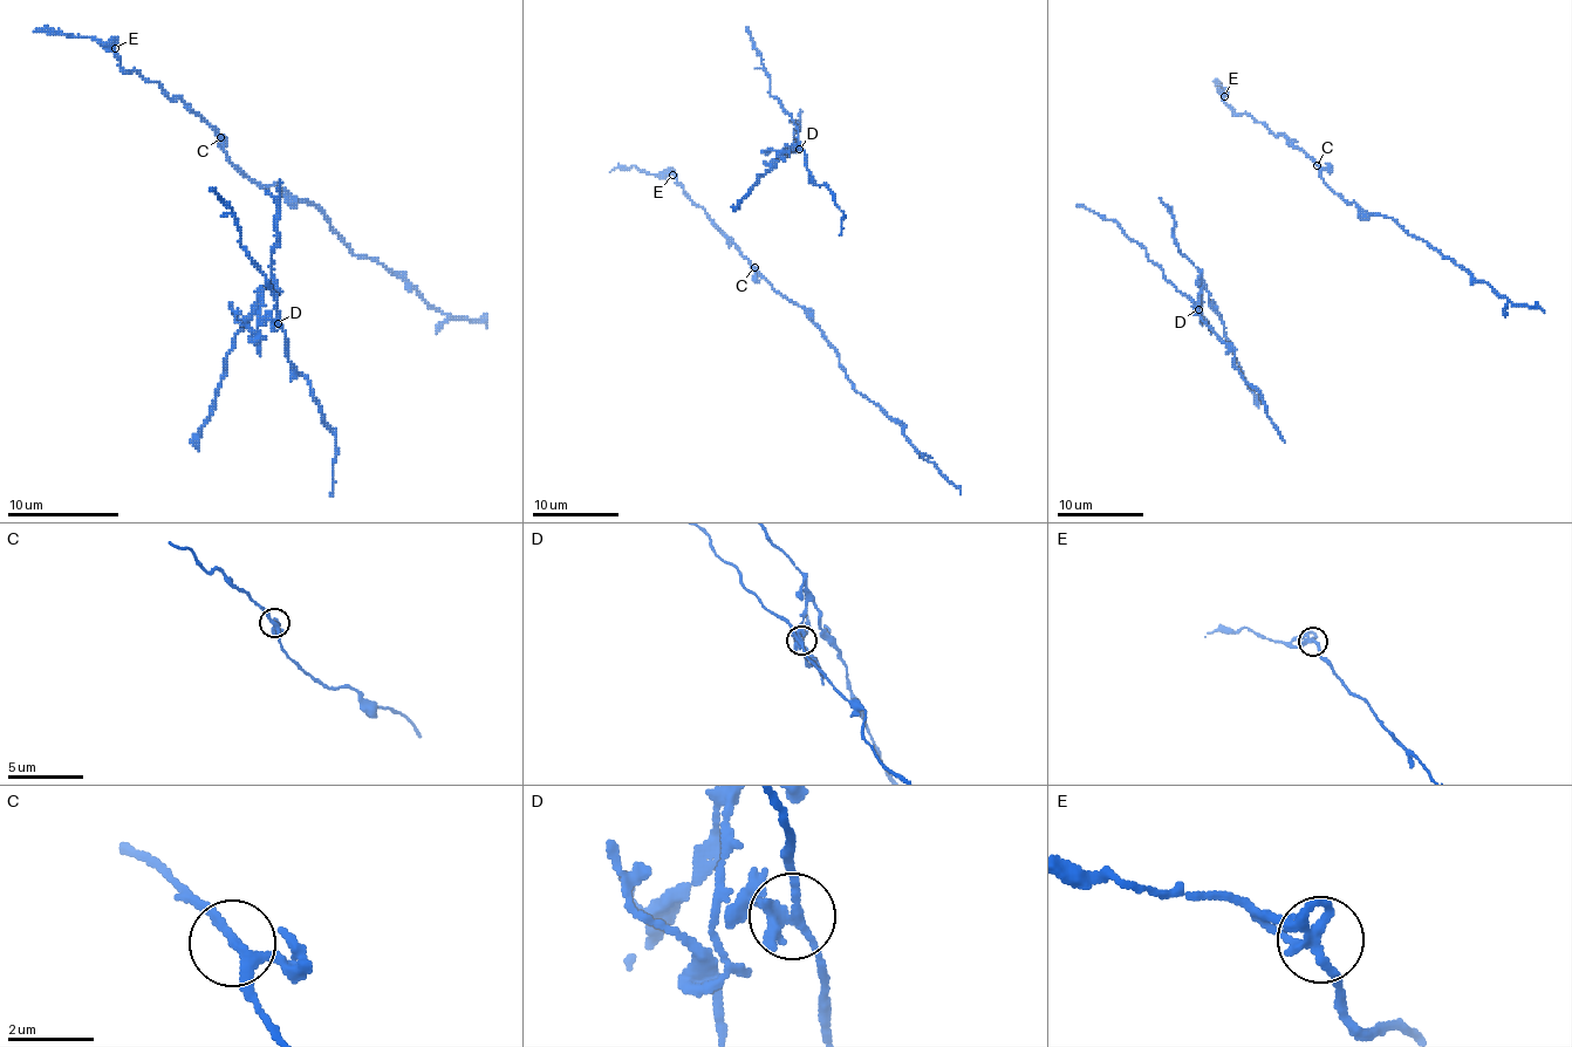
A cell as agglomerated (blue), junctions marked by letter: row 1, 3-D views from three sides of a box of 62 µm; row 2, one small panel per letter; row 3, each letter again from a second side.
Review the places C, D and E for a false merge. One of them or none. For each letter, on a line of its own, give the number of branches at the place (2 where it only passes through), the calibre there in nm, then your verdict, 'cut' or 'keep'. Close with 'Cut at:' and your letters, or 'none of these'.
C: 3 | 200 nm | keep
D: 3 | 220 nm | cut
E: 3 | 240 nm | keep
Cut at: D

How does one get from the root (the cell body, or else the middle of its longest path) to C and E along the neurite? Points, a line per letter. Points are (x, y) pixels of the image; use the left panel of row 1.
C: (190, 110), (220, 137)
E: (190, 110), (182, 98), (170, 98), (157, 82), (148, 82), (137, 70), (125, 70), (115, 48)

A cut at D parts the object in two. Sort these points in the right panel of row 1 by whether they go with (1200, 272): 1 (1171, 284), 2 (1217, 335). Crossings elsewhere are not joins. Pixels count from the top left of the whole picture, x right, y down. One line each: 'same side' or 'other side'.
1: other side
2: other side

